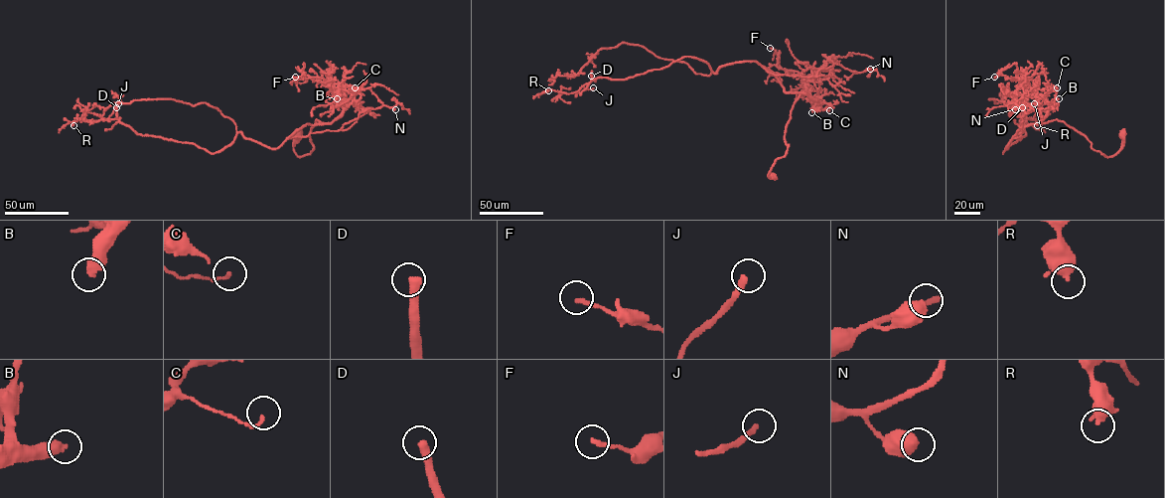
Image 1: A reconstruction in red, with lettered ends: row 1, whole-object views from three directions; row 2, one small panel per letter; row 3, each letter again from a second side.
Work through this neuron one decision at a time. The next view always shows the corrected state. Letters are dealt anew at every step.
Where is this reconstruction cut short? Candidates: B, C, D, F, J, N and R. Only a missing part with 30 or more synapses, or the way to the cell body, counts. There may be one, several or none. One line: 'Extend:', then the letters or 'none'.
Extend: B, D, J

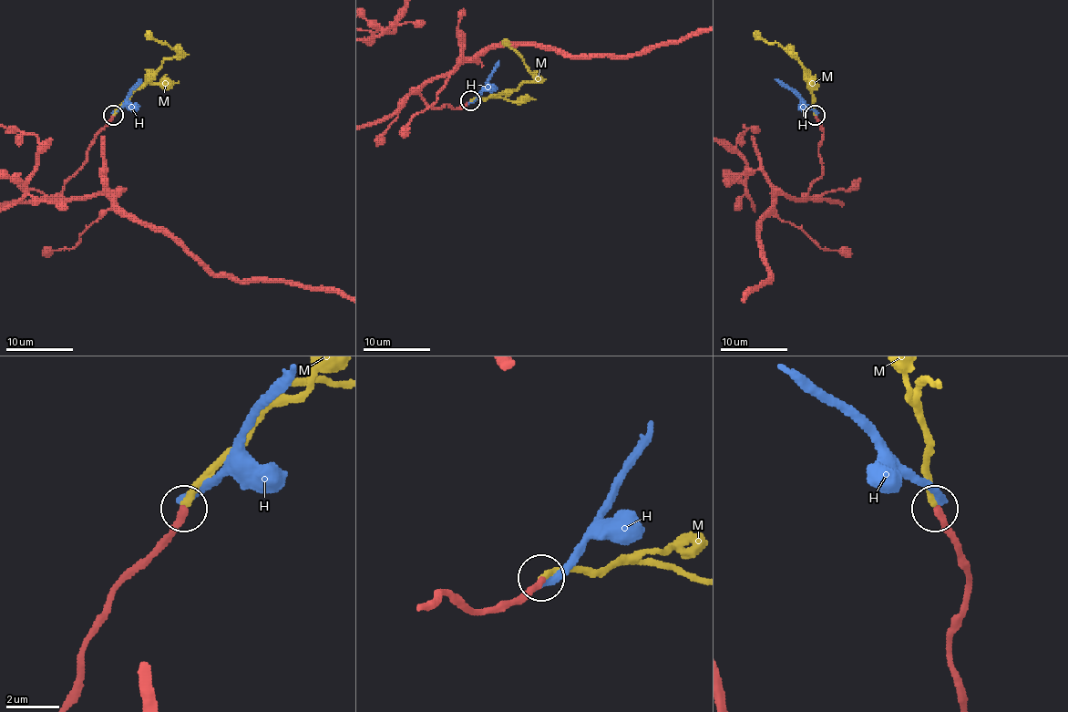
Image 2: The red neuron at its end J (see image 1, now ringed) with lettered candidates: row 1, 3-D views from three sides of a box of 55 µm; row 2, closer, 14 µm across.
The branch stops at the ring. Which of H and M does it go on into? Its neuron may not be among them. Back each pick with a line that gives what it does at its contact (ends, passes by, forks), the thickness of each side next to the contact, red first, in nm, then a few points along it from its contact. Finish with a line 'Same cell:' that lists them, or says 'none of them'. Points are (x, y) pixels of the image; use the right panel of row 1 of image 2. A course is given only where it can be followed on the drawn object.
M: it ends there; 240 nm thick on the red side, 260 nm on the other; it runs (815, 114), (806, 71), (793, 54), (773, 42), (763, 40), (753, 32)
Same cell: M

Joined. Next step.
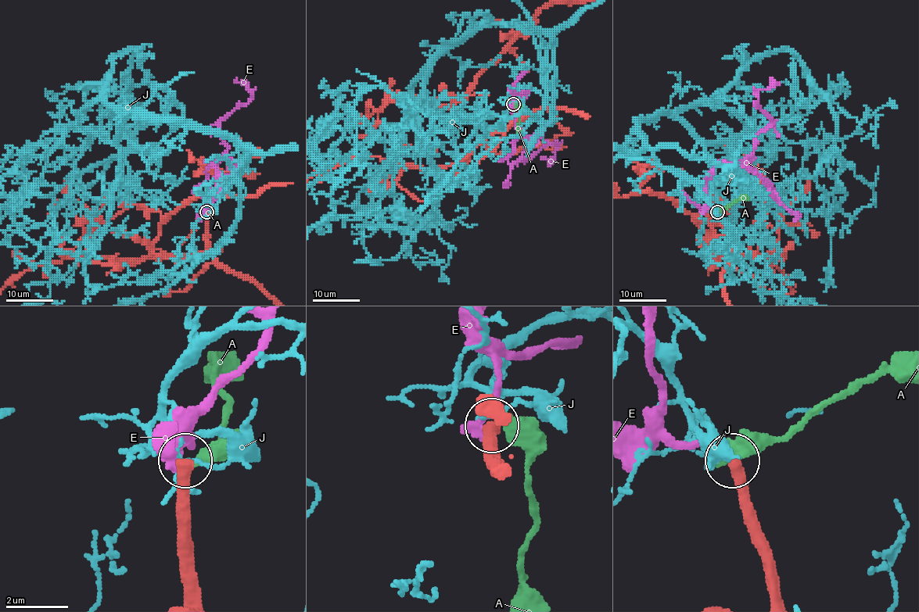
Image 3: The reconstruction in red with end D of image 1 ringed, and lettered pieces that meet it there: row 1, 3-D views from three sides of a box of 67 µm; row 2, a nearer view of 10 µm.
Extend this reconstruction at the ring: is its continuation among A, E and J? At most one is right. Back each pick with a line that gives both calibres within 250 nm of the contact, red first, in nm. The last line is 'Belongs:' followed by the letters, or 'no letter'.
Belongs: no letter

